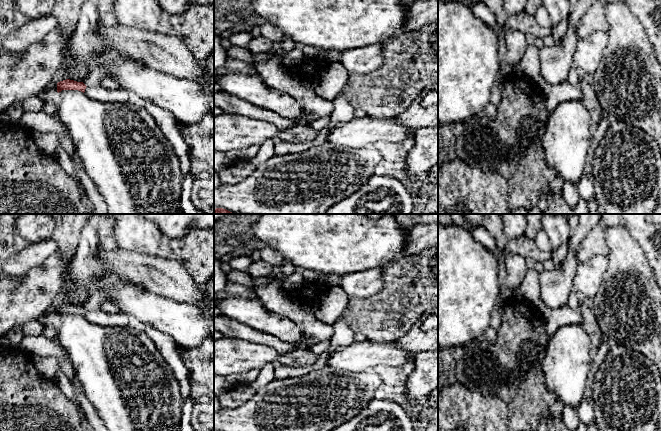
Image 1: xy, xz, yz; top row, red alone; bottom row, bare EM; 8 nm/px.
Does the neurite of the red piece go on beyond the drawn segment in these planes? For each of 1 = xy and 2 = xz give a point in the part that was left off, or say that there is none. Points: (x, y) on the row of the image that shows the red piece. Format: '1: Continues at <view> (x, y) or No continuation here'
1: Continues at xy (97, 73)
2: No continuation here

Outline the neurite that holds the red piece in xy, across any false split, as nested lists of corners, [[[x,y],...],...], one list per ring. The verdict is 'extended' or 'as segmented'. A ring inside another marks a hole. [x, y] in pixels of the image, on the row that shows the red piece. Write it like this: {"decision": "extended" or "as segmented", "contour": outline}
{"decision": "extended", "contour": [[[94,66],[84,82],[70,79],[58,82],[57,92],[59,93],[62,90],[78,90],[84,93],[87,86],[100,85],[101,81],[106,77],[109,77],[109,70],[107,68],[104,66]]]}

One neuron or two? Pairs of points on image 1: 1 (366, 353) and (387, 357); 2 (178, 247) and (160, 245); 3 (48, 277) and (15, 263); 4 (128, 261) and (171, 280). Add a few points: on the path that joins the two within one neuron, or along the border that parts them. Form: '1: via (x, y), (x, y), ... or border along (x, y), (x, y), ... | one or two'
1: via (371, 354), (382, 354) | one
2: via (174, 247), (164, 246) | one
3: border along (50, 256), (27, 272), (10, 276) | two
4: via (139, 268), (160, 276) | one

